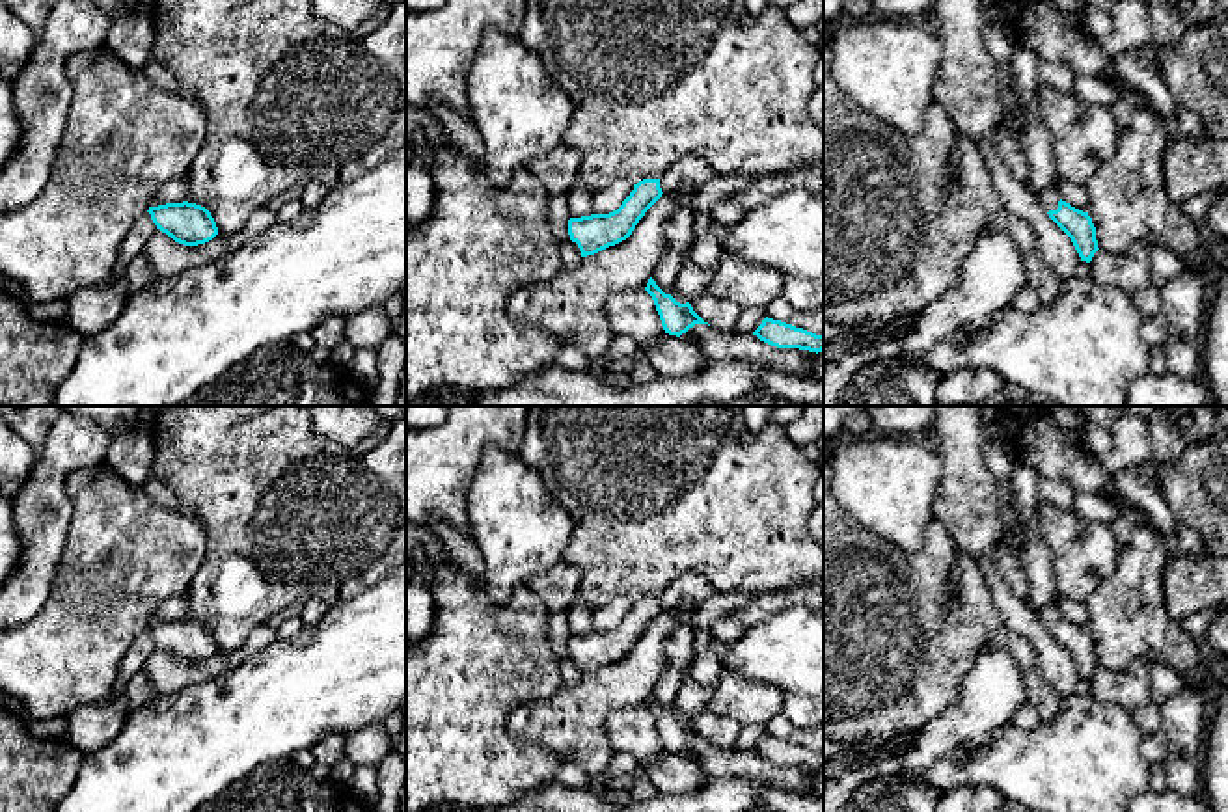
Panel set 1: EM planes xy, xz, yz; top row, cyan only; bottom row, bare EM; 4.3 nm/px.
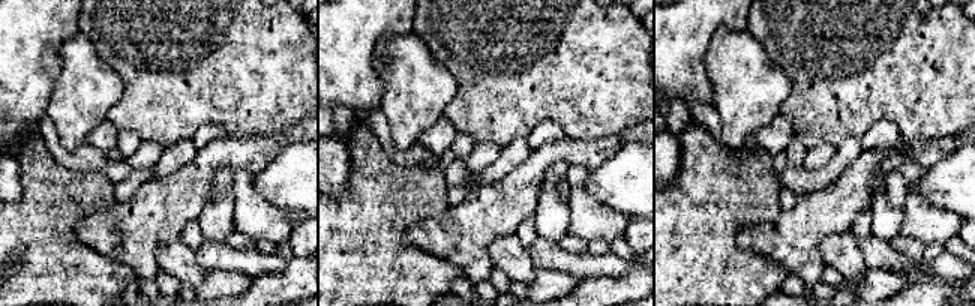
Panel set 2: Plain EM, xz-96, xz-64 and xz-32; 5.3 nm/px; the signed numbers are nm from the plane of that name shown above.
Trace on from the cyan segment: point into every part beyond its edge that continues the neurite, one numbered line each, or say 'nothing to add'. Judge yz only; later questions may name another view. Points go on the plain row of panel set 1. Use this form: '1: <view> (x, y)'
1: yz (1050, 617)

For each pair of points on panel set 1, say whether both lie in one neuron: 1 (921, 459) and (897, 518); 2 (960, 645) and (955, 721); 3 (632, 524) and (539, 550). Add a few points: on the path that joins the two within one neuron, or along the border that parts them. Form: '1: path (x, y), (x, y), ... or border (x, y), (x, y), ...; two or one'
1: path (906, 473), (897, 483), (897, 503); one
2: border (973, 663), (960, 697), (921, 730); two
3: border (556, 501), (573, 520), (573, 537), (563, 559); two

